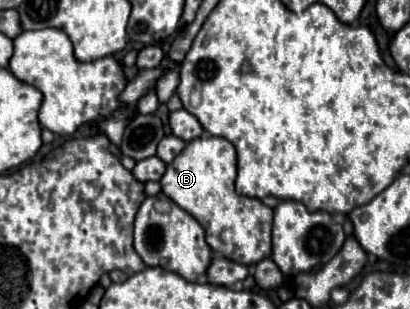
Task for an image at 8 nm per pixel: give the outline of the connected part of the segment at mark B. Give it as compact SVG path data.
M200 136L194 138L186 144L186 148L168 164L160 184L162 192L176 202L182 210L192 214L200 226L206 232L206 242L212 248L212 252L222 254L224 258L238 262L238 264L256 264L264 258L270 258L270 232L272 232L272 218L274 210L262 204L258 198L248 198L248 196L238 196L234 190L234 180L236 180L236 150L226 138L216 138L216 136Z

